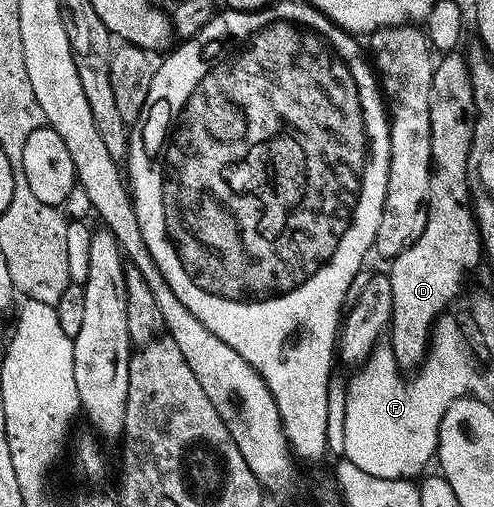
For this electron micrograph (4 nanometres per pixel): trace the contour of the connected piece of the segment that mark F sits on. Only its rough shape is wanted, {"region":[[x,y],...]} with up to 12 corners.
{"region":[[442,315],[401,381],[375,347],[347,384],[343,456],[378,478],[434,463],[443,414],[477,380]]}

